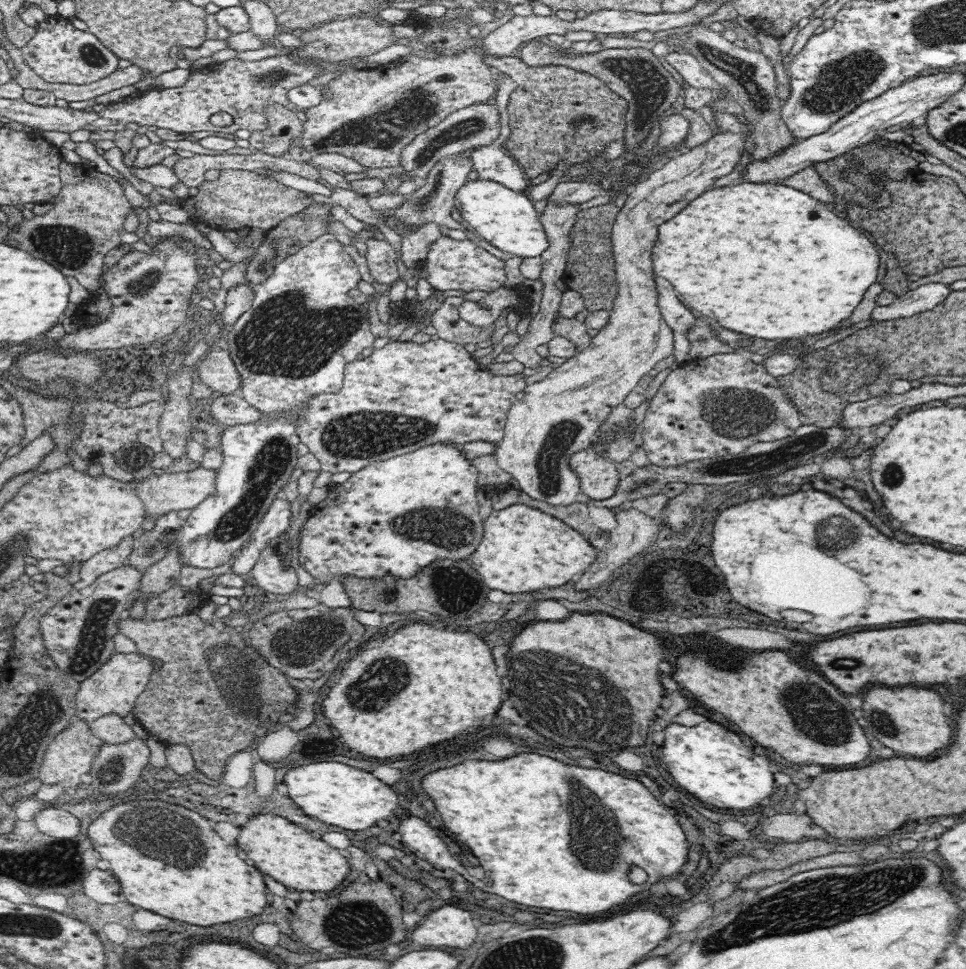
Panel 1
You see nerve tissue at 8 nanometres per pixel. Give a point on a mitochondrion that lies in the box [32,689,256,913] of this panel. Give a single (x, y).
(167, 845)

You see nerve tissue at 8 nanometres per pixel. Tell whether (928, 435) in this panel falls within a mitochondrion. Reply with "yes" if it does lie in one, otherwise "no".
no

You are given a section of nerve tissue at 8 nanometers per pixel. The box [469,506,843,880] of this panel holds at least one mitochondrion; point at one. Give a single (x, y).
(598, 716)

